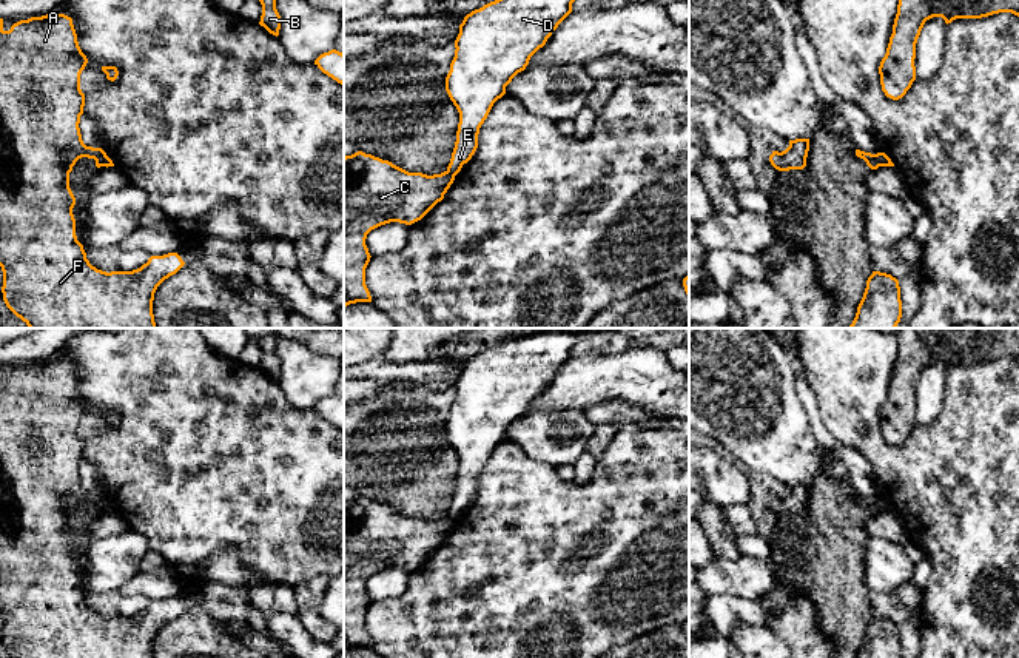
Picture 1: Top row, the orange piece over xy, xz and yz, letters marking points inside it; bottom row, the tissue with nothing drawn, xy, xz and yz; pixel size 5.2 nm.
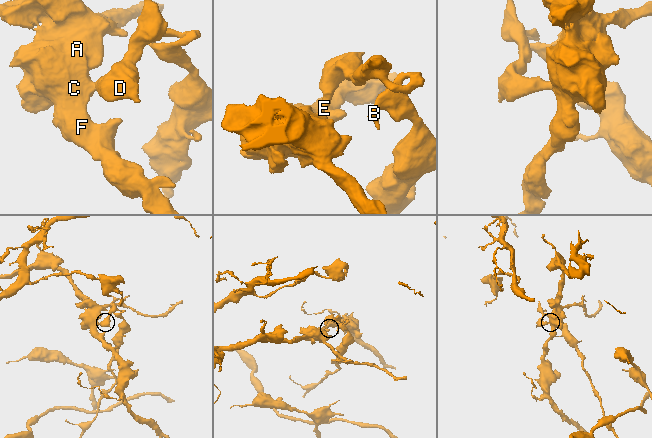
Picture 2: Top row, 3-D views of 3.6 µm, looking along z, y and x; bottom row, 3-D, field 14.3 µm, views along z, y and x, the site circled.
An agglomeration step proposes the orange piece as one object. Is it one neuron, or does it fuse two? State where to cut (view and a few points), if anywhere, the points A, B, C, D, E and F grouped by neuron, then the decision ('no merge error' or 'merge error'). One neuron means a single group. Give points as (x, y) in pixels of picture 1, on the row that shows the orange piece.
cut yz (874, 154), (882, 165); groups A C F / B D E; merge error

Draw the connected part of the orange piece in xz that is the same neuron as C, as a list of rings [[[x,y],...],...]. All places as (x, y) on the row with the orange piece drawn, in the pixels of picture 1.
[[[362,151],[344,157],[344,307],[372,302],[365,285],[365,268],[372,257],[365,245],[367,234],[390,222],[412,225],[421,220],[444,199],[453,180],[449,171],[433,176],[409,173]]]

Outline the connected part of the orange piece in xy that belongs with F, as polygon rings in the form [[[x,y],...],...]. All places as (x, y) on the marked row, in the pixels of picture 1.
[[[46,14],[20,20],[3,29],[0,18],[0,267],[3,300],[29,328],[157,328],[153,300],[157,287],[176,274],[185,262],[177,253],[151,256],[133,271],[102,271],[89,264],[76,236],[69,173],[82,157],[103,166],[108,159],[102,148],[86,146],[80,134],[85,94],[80,74],[88,63],[82,52],[72,18]]]

